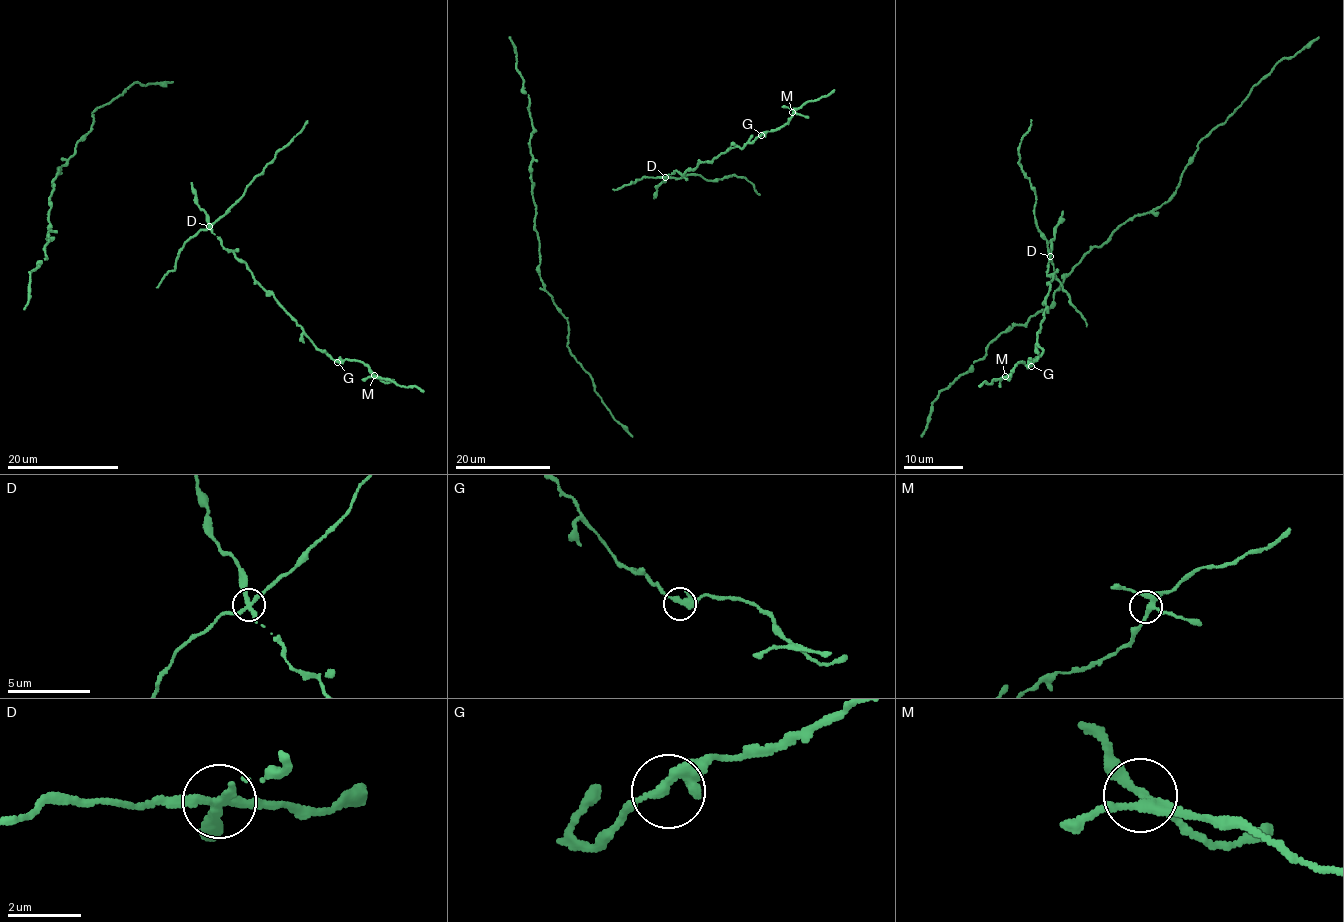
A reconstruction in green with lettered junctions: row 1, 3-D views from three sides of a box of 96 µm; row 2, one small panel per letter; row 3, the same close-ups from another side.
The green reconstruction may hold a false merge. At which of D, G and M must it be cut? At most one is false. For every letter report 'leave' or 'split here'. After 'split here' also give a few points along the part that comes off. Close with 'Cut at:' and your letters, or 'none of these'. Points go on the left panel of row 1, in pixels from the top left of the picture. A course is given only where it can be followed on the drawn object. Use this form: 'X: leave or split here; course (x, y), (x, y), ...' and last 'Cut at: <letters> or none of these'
D: split here; course (210, 226), (227, 213), (246, 186), (308, 121)
G: leave
M: leave
Cut at: D

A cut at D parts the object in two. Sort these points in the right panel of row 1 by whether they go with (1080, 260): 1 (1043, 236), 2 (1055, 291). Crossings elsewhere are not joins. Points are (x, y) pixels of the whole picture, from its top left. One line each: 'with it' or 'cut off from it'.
1: cut off from it
2: with it

